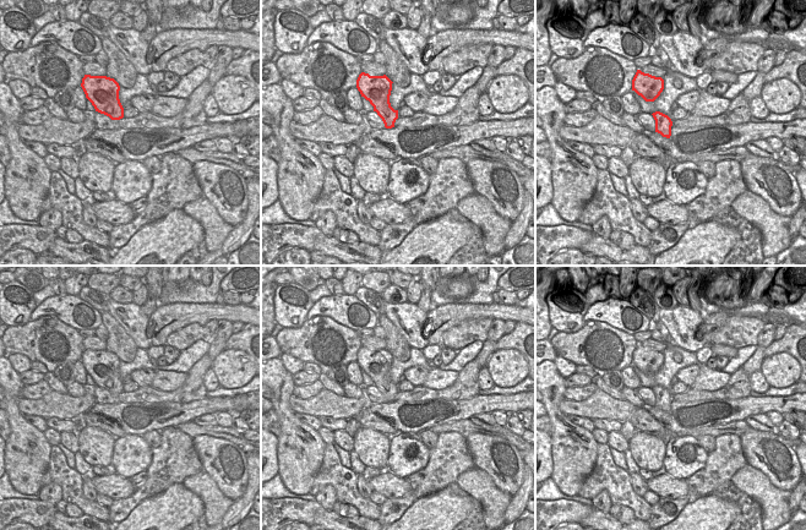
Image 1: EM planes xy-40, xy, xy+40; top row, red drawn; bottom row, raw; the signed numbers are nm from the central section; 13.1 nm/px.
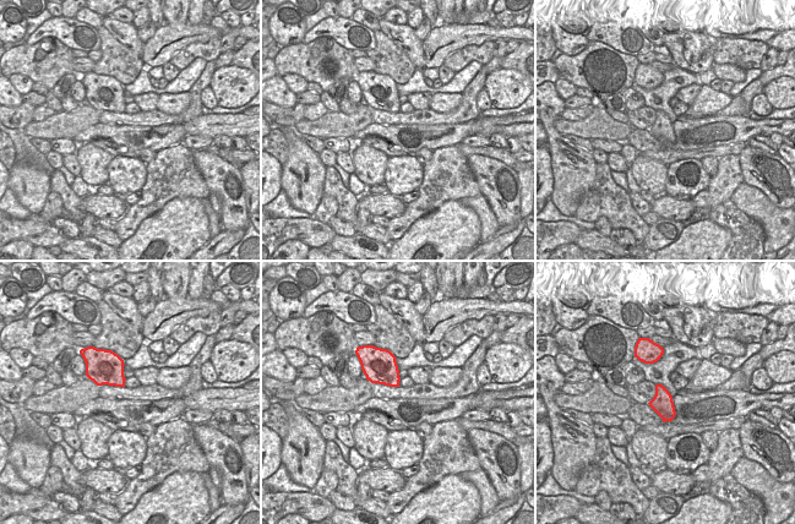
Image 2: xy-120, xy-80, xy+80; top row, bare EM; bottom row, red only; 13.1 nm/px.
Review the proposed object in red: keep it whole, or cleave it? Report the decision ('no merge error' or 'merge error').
no merge error

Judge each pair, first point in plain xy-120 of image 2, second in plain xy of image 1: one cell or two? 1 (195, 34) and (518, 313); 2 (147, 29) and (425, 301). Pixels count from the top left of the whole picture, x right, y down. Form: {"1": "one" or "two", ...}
{"1": "one", "2": "one"}

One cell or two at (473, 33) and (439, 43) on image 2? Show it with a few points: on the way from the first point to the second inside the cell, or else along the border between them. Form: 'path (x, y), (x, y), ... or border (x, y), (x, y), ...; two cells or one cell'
path (464, 34), (447, 38); one cell

